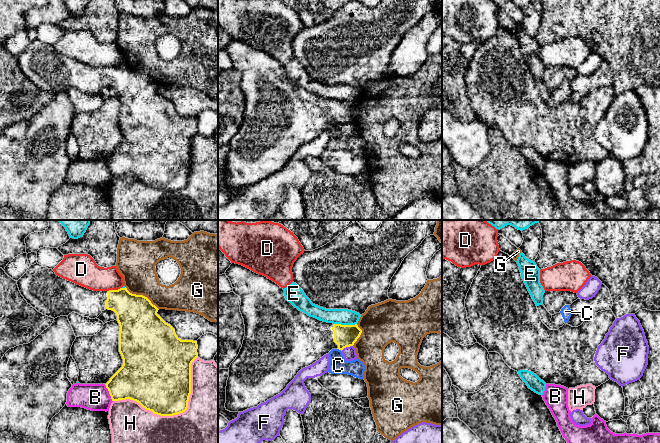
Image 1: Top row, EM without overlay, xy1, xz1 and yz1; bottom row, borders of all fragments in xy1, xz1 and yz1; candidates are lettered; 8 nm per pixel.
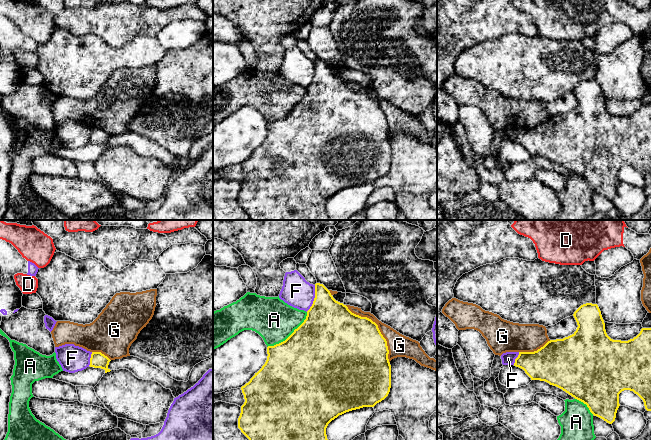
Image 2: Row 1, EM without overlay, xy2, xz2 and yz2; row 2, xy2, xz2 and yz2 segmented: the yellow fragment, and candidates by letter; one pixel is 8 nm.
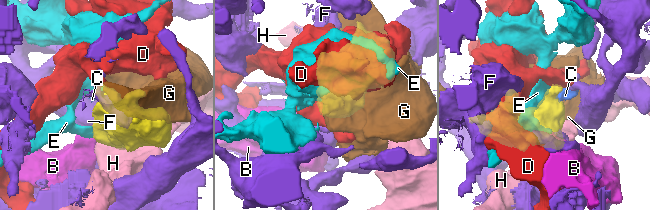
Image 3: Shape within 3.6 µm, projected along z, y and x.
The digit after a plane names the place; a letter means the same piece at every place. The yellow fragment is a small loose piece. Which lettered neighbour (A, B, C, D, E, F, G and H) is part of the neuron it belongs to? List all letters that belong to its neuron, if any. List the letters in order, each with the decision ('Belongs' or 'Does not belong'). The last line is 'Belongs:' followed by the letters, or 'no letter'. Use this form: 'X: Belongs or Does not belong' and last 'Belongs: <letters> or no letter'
A: Does not belong
B: Does not belong
C: Does not belong
D: Does not belong
E: Does not belong
F: Does not belong
G: Does not belong
H: Does not belong
Belongs: no letter

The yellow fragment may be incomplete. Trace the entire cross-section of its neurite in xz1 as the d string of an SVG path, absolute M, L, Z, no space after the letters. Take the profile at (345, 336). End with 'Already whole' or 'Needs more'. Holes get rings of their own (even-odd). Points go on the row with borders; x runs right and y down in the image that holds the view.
M232 263L225 274L233 292L241 299L240 312L245 325L242 347L229 367L225 408L230 412L257 407L280 394L301 369L332 349L342 351L353 346L362 333L357 324L327 323L299 311L286 300L283 288L242 265Z. Needs more

